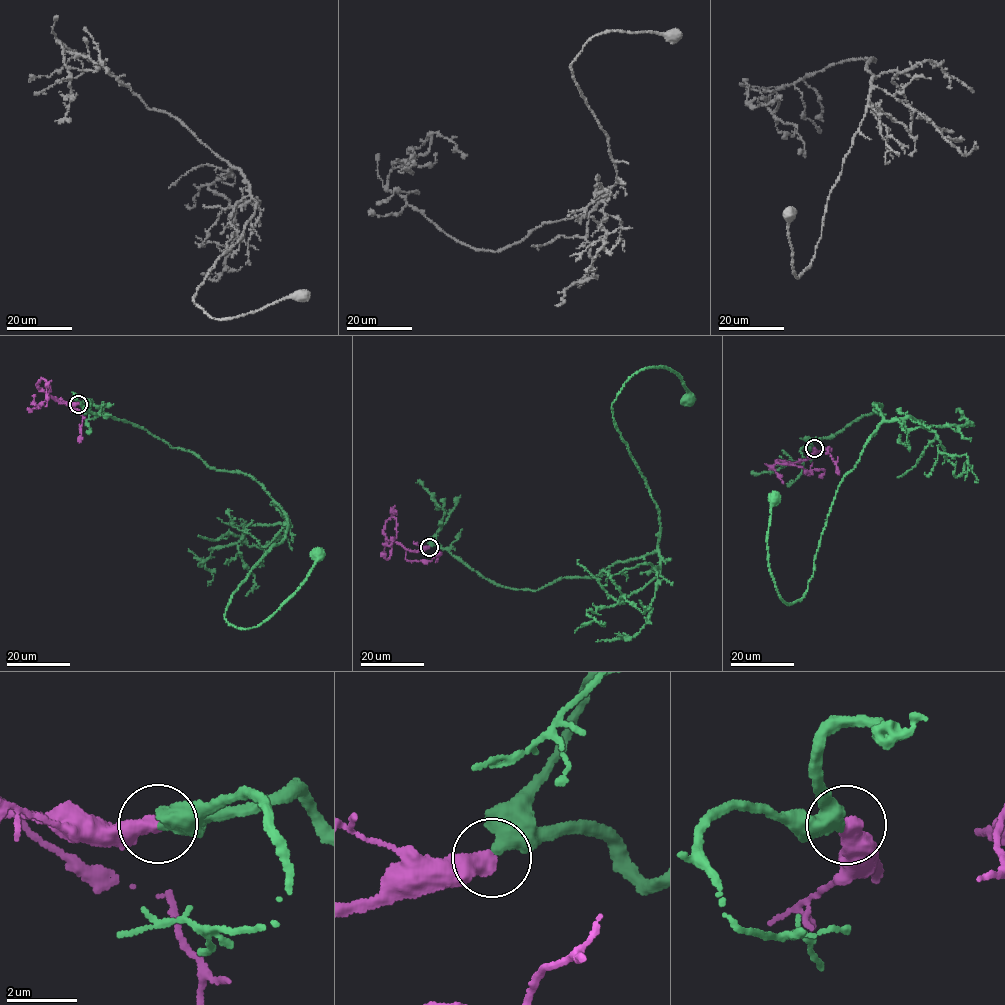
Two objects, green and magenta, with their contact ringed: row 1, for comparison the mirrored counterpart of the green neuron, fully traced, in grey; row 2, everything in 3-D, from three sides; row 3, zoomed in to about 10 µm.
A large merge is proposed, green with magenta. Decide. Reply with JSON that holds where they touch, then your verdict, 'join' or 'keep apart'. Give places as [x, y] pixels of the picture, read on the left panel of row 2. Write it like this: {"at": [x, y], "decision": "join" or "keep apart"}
{"at": [78, 404], "decision": "join"}

